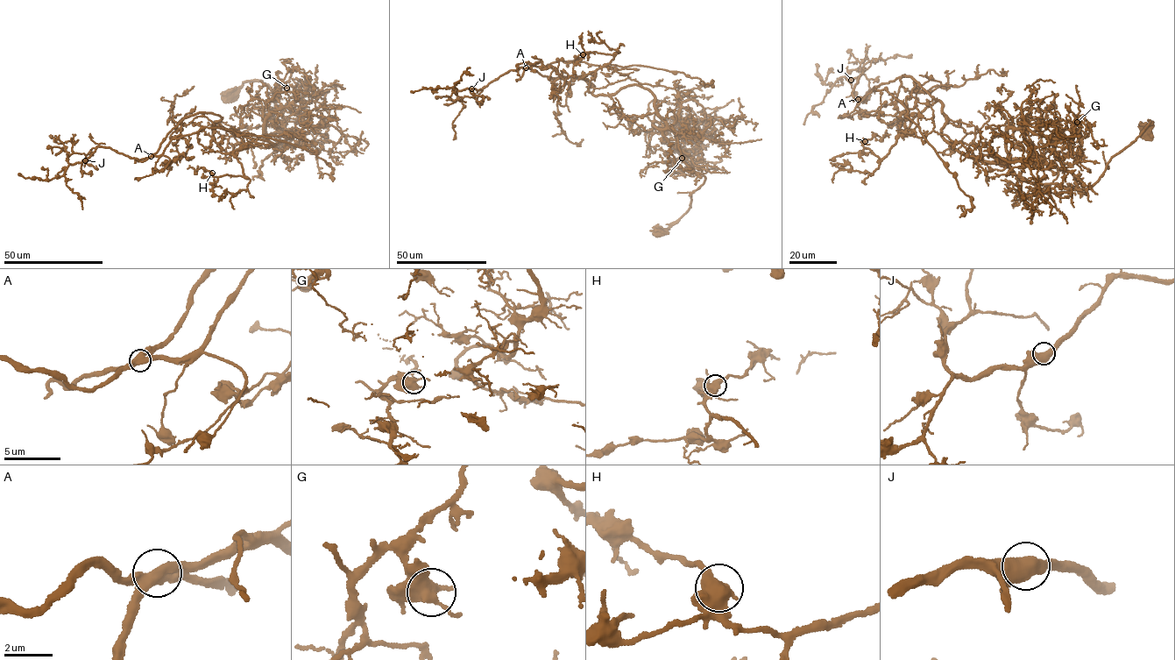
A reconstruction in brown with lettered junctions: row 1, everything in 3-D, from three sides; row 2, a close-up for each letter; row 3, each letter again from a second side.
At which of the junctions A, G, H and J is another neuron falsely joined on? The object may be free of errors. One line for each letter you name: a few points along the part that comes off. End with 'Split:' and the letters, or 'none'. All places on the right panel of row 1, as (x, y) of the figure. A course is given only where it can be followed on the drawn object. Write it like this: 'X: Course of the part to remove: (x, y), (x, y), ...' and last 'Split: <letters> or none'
A: Course of the part to remove: (858, 98), (884, 89), (904, 106), (906, 117), (920, 127), (970, 196), (969, 209), (957, 208)
Split: A

